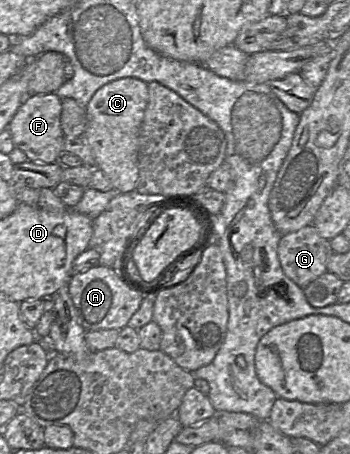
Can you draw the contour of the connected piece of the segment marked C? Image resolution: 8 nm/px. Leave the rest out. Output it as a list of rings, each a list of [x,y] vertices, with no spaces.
[[[125,77],[99,88],[86,107],[84,137],[93,150],[96,167],[109,178],[113,191],[127,193],[136,190],[139,178],[138,137],[148,101],[148,84],[134,77]]]

